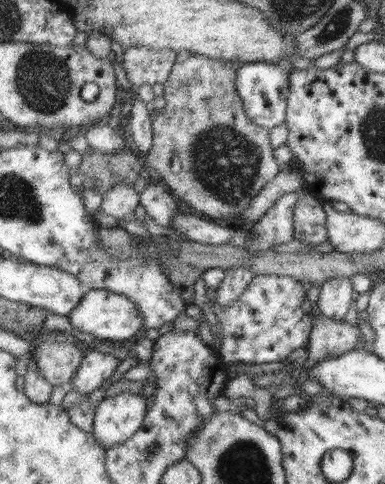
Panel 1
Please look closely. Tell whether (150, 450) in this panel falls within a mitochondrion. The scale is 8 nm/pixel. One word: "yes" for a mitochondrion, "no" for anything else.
yes

